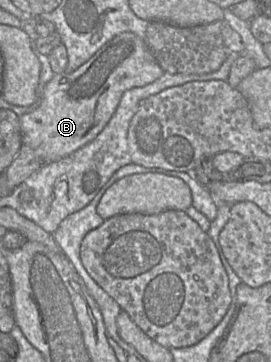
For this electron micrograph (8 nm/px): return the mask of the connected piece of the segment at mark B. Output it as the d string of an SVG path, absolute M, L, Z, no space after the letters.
M133 32L120 33L75 71L53 76L44 87L40 105L19 117L22 143L34 151L43 165L69 156L103 130L125 91L150 84L163 74L144 38Z

